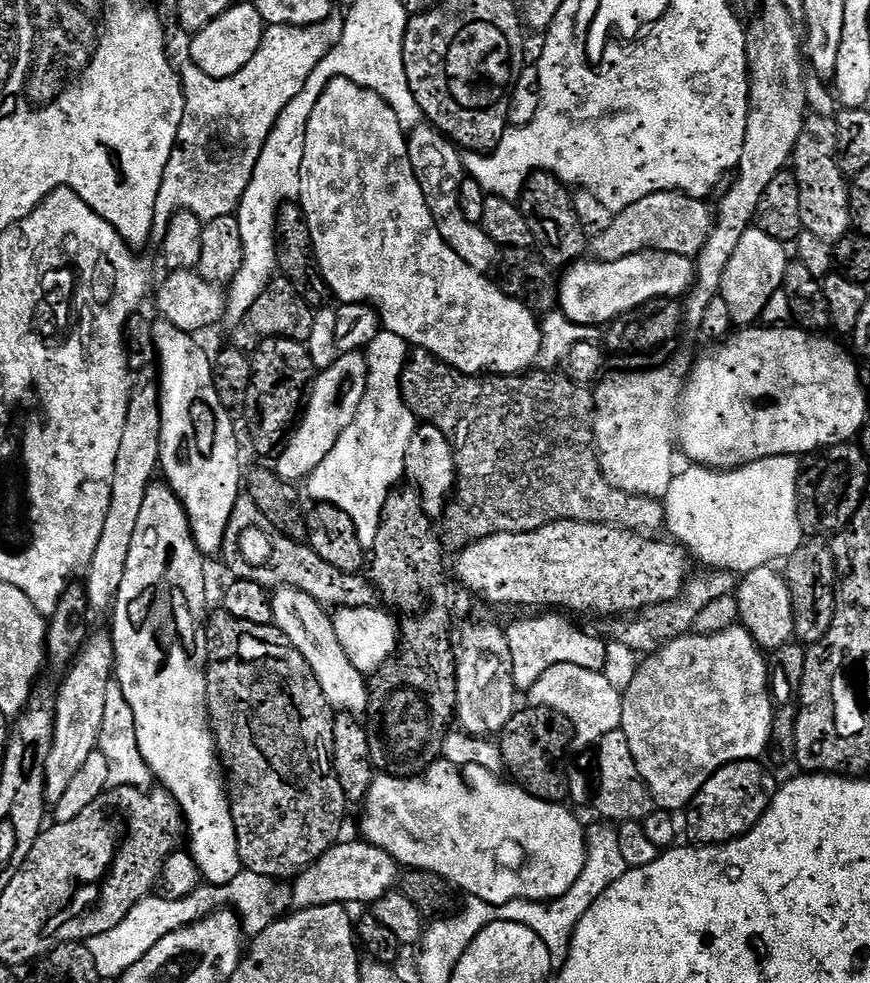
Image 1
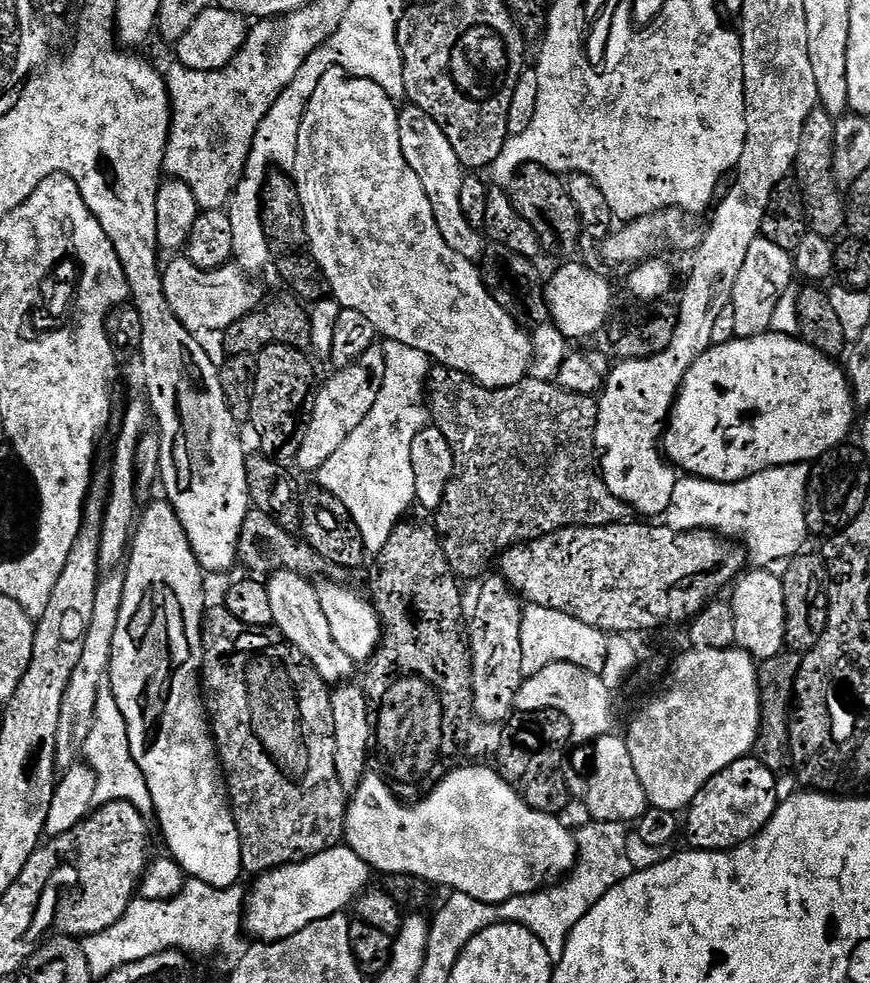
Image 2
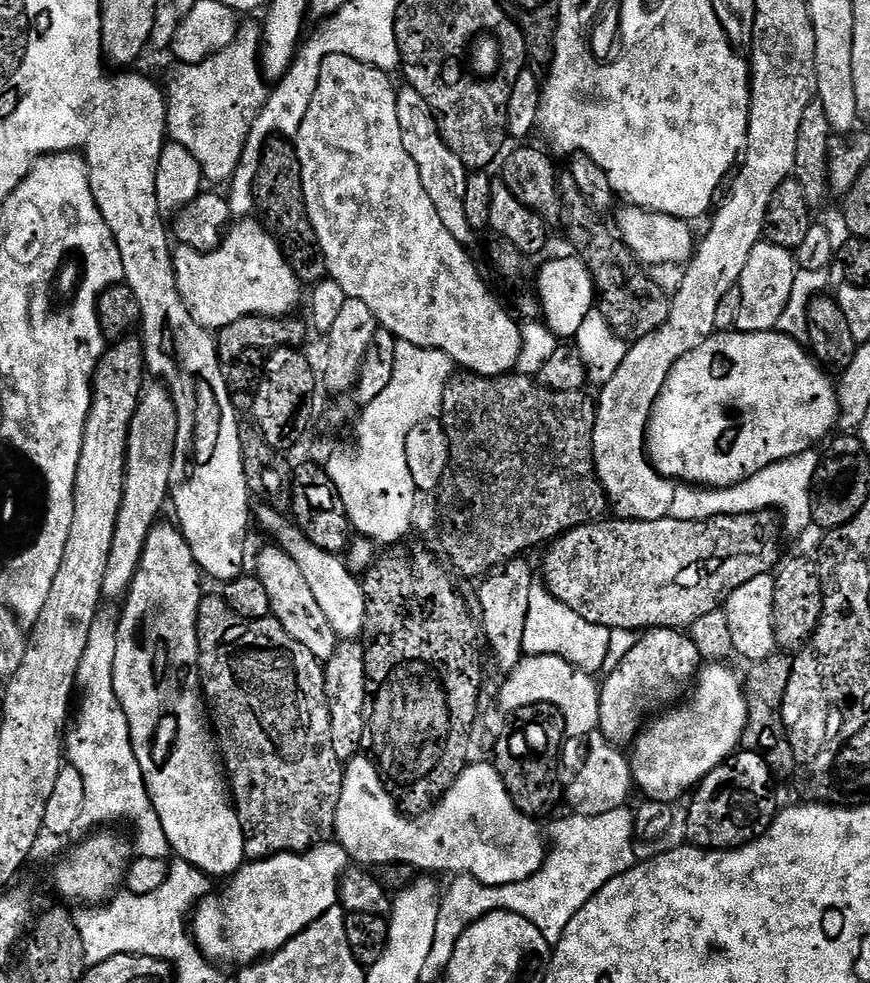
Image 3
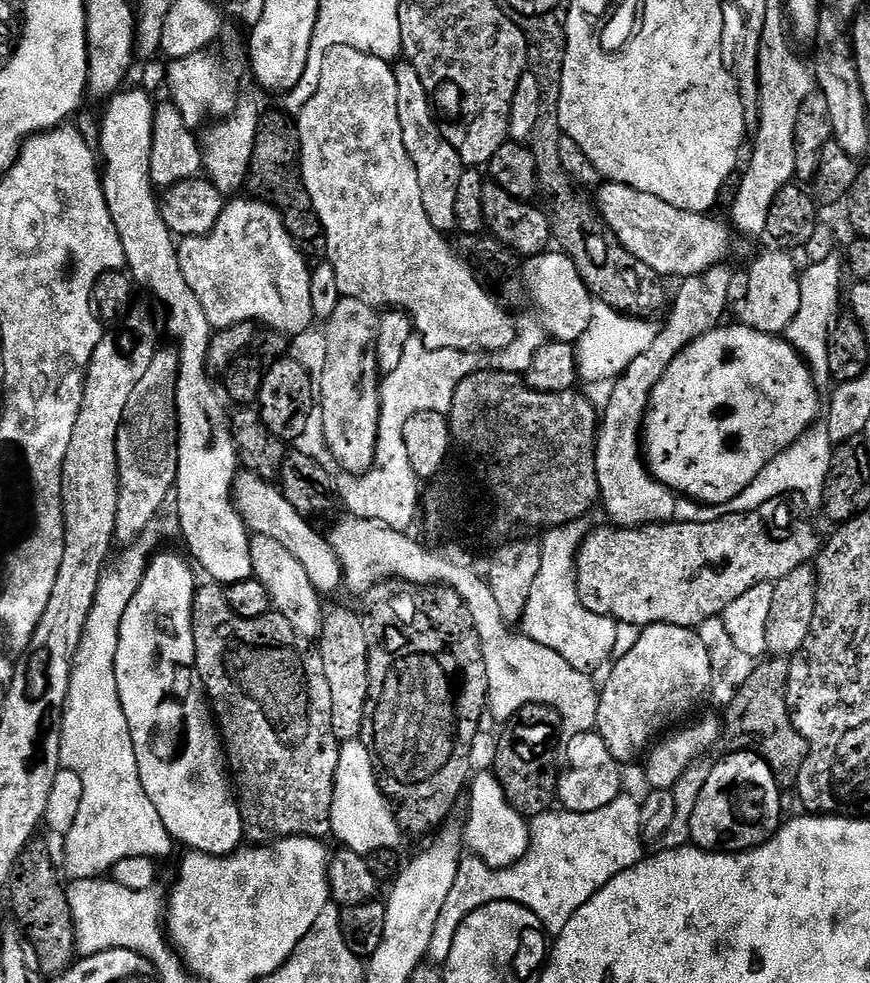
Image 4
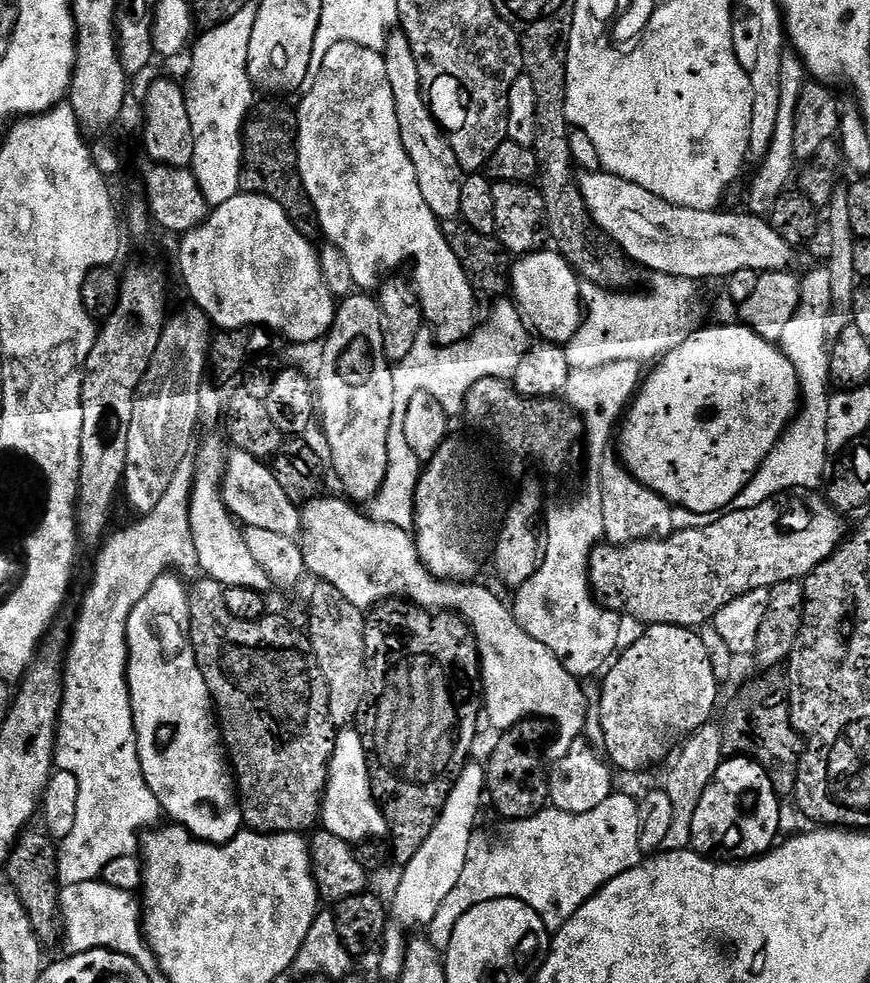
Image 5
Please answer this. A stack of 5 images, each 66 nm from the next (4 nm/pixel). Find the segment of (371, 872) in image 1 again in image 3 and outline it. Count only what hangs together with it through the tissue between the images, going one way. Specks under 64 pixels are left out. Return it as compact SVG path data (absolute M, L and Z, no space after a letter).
M339 842L317 844L302 852L279 852L277 856L268 856L264 860L248 860L225 883L228 885L220 900L215 894L209 894L195 905L190 916L192 938L205 958L221 965L247 966L261 958L267 958L286 942L290 942L290 938L302 934L306 926L322 918L326 910L337 907L340 877L349 868L348 851Z

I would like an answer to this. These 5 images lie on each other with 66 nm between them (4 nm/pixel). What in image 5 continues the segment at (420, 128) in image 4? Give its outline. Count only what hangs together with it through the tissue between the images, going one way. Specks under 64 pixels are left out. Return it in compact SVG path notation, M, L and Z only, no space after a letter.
M393 31L388 37L382 53L386 62L386 76L390 78L390 90L394 90L394 110L398 110L398 130L402 134L402 146L406 146L406 154L410 154L410 162L414 162L416 181L422 189L422 198L426 198L426 206L430 206L437 220L455 220L460 216L462 206L462 186L464 180L460 163L450 146L447 135L442 131L432 116L420 75L418 62L414 58L414 50L404 37L403 31Z

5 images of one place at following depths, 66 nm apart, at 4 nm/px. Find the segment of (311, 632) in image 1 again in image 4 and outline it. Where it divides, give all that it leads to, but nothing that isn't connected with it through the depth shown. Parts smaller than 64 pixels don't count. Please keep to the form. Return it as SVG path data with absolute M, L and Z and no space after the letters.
M253 535L251 537L250 562L252 563L252 575L266 590L272 599L272 607L290 622L299 636L312 642L319 637L322 626L324 625L325 605L320 605L322 600L321 593L317 592L316 587L310 582L310 574L302 570L302 562L282 546L282 542L274 542L274 538Z

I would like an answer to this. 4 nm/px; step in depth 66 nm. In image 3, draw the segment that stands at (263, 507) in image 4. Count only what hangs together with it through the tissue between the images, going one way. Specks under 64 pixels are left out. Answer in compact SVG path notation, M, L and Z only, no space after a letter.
M260 508L257 512L255 509L254 512L255 523L257 520L276 539L273 541L286 554L290 554L290 558L294 558L294 562L298 562L298 570L302 570L306 583L310 585L310 591L313 592L318 606L322 609L322 614L326 614L326 622L330 622L337 637L359 637L359 632L361 635L365 631L368 619L368 603L364 597L363 583L357 577L356 580L352 577L355 576L353 569L349 568L337 553L327 552L314 546L314 542L310 542L310 538L306 538L304 531L287 515L285 516L276 508Z

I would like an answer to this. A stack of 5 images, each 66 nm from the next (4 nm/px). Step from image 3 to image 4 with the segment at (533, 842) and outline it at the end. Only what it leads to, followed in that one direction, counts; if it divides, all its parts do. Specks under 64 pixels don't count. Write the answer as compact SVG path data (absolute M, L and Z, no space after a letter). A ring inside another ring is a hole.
M363 739L349 740L340 744L338 770L334 782L334 802L332 803L332 831L343 847L357 852L365 858L373 852L396 850L402 837L400 823L388 799L376 781L376 771L368 753L368 745ZM491 771L480 772L471 777L470 792L472 797L468 800L468 844L472 847L472 852L483 863L490 868L511 868L528 853L528 830L529 825L525 817L508 805L508 799L504 796L500 783L496 781L495 775Z

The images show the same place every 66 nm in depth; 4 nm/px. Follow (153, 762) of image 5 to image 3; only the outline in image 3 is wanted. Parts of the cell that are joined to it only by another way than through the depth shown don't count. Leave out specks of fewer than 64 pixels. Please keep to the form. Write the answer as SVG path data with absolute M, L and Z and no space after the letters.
M172 522L164 523L157 523L150 530L140 565L123 601L124 609L118 615L114 690L128 719L134 754L144 775L143 784L148 787L148 797L162 822L162 830L166 830L169 849L205 877L230 878L246 860L244 835L200 687L196 619L202 599L202 573L179 527Z

